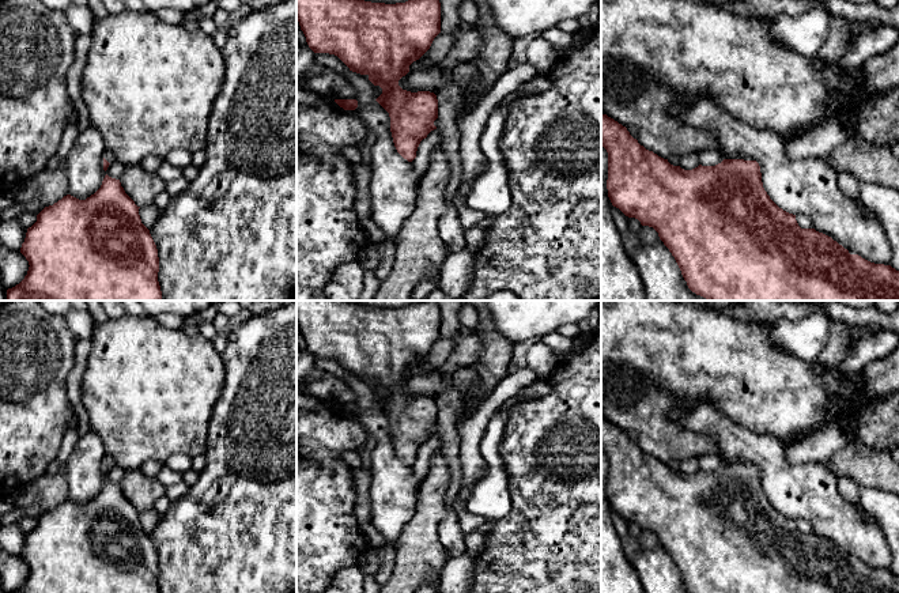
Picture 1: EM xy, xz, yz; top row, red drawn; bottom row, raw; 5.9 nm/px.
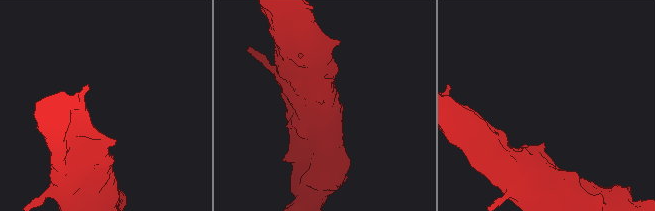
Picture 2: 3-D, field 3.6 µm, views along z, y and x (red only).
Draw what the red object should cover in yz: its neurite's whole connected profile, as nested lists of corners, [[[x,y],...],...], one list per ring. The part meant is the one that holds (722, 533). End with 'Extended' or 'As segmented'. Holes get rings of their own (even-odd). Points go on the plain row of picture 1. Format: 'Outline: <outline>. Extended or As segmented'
Outline: [[[601,418],[601,450],[608,457],[608,502],[613,511],[619,513],[626,521],[635,522],[642,530],[653,532],[664,549],[675,562],[688,593],[899,593],[899,575],[891,570],[875,569],[858,559],[850,559],[847,554],[834,545],[831,541],[816,536],[815,533],[801,533],[796,520],[779,513],[767,499],[762,487],[760,471],[756,465],[724,464],[715,471],[702,471],[692,475],[684,475],[673,471],[646,454],[634,443],[626,431]]]. As segmented

